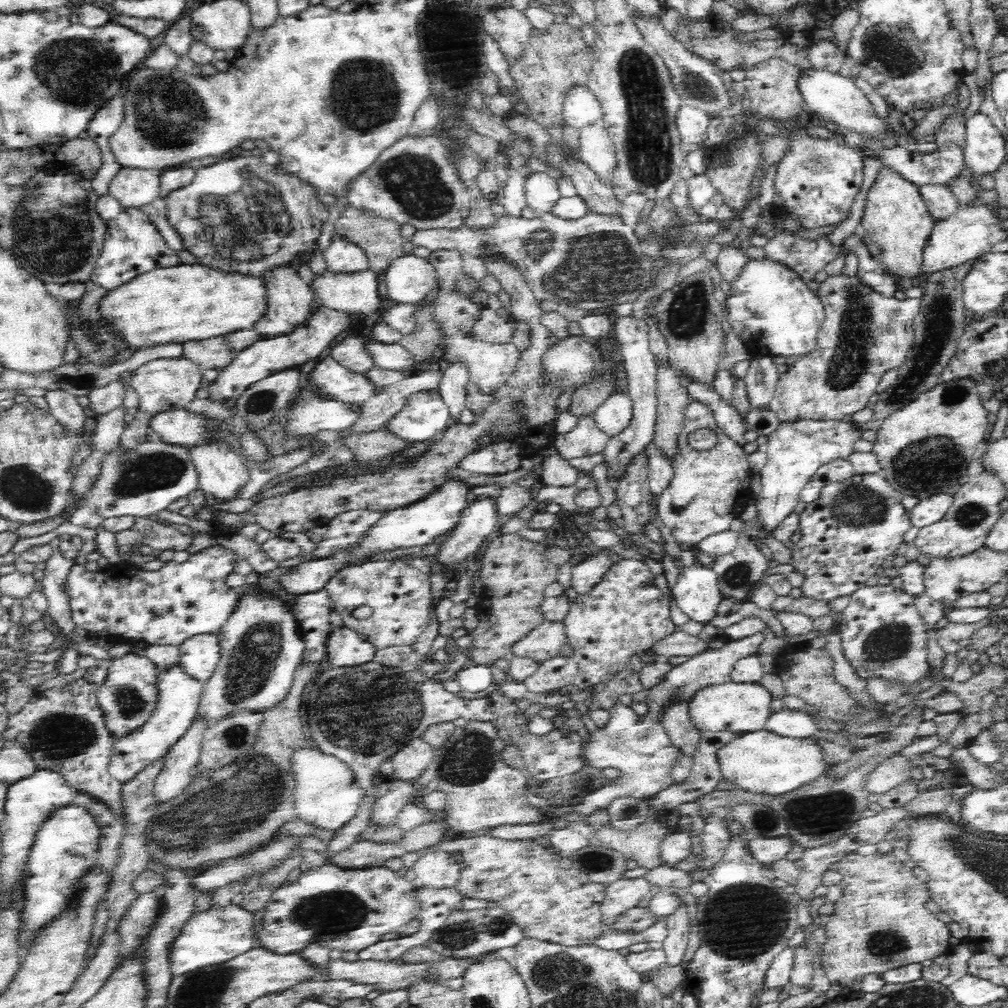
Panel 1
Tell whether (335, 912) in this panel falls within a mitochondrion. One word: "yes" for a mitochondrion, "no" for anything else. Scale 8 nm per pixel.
yes

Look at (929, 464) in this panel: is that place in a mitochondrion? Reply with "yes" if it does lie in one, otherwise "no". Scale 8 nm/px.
yes

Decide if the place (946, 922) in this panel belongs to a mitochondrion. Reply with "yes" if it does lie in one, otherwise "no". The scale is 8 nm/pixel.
no

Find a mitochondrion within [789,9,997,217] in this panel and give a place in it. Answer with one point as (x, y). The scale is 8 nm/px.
(895, 50)

